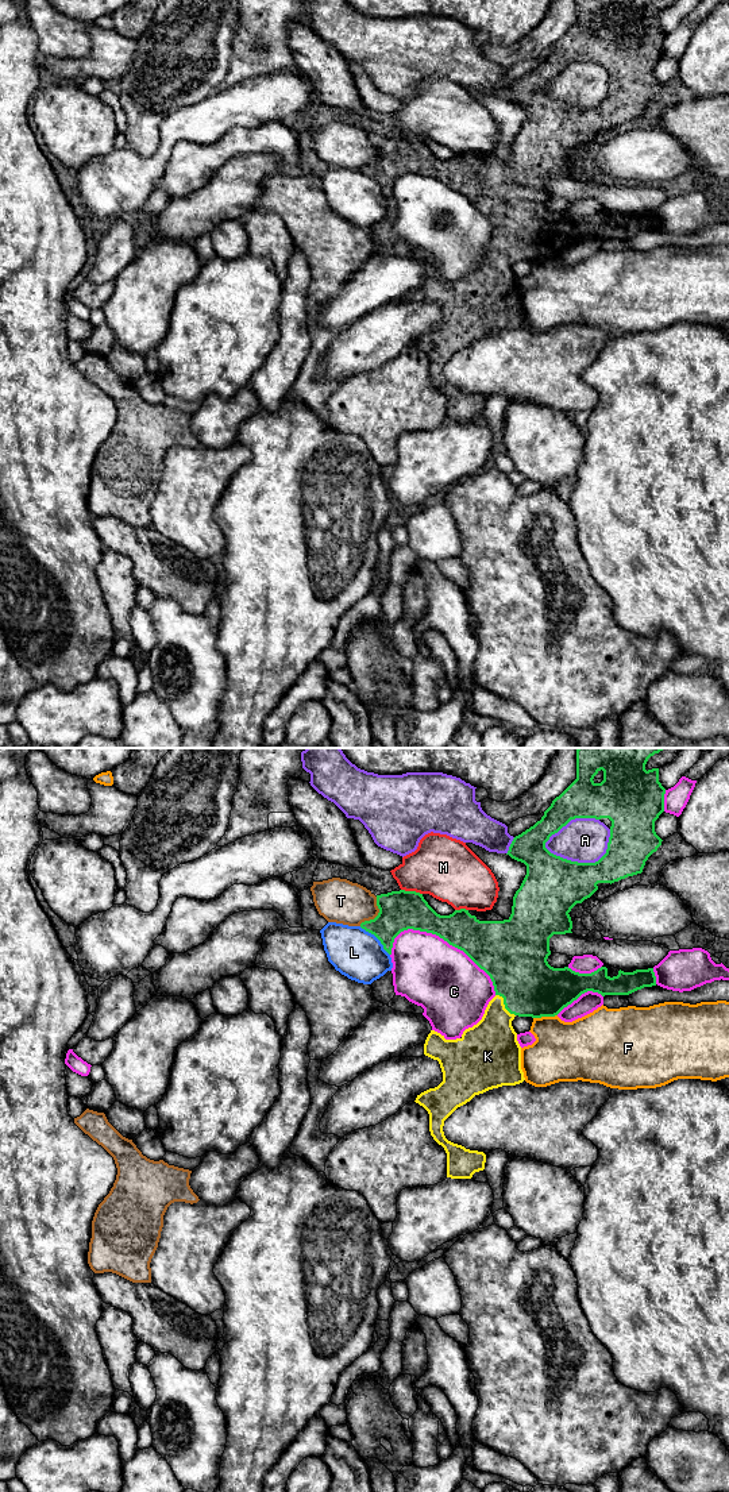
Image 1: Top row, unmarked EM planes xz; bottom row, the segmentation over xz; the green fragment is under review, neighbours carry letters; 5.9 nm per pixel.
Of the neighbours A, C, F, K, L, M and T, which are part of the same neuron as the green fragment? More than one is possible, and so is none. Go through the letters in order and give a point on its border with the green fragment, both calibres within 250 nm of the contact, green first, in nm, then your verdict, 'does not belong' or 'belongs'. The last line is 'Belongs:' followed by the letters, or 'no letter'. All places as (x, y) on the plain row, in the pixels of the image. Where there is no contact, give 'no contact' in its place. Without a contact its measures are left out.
A: xz (586, 107) | 360/280 nm | does not belong
C: xz (450, 188) | 300/420 nm | does not belong
F: xz (544, 259) | 360/360 nm | does not belong
K: xz (504, 247) | 360/300 nm | belongs
L: xz (377, 181) | 240/300 nm | does not belong
M: xz (412, 135) | 240/360 nm | does not belong
T: xz (378, 158) | 240/260 nm | does not belong
Belongs: K

